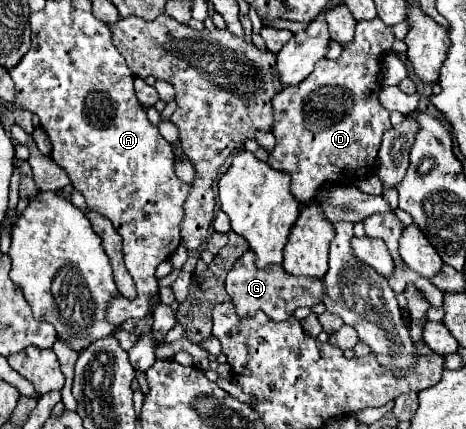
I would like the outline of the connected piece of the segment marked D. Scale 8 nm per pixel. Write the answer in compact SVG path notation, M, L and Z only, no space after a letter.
M380 18L370 22L362 20L356 24L354 42L344 46L338 60L322 58L316 62L314 72L296 86L288 86L278 92L272 100L274 104L274 136L276 148L268 156L268 166L290 174L290 192L300 204L308 204L318 194L324 184L354 184L360 176L372 173L376 168L378 148L382 144L382 134L392 128L390 112L384 110L378 102L380 82L378 72L382 66L382 56L386 50L392 50L394 34Z

